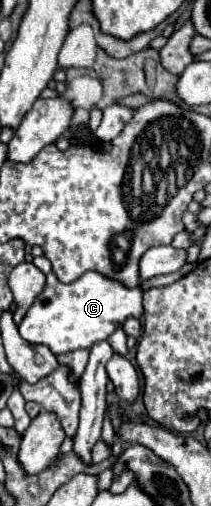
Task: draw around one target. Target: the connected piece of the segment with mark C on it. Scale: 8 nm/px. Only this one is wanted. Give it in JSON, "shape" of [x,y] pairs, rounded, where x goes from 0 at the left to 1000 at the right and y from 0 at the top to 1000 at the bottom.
{"shape":[[[251,538],[223,542],[204,577],[166,589],[90,640],[90,660],[147,680],[223,684],[261,704],[374,688],[431,688],[469,672],[507,672],[602,628],[668,628],[668,569],[592,569],[555,553],[517,553],[460,538],[403,538],[346,561],[289,561]]]}

